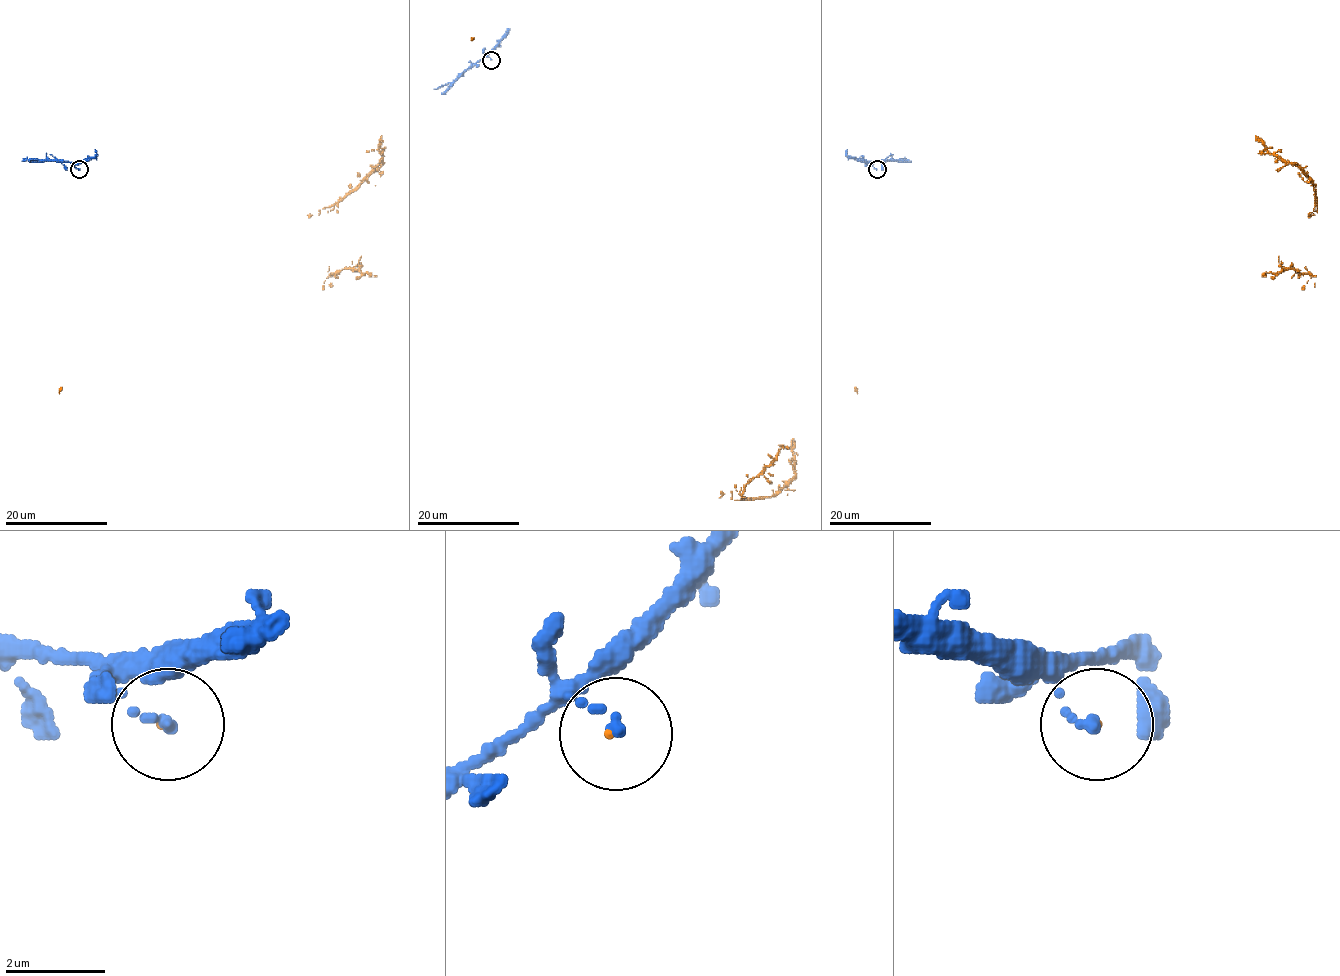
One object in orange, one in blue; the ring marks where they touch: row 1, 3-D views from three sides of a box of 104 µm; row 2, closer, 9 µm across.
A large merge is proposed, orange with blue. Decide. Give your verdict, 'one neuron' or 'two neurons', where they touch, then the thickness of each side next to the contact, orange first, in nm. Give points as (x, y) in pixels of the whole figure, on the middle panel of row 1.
one neuron; at (491, 60); 50 nm thick on the orange side, 180 nm on the other

